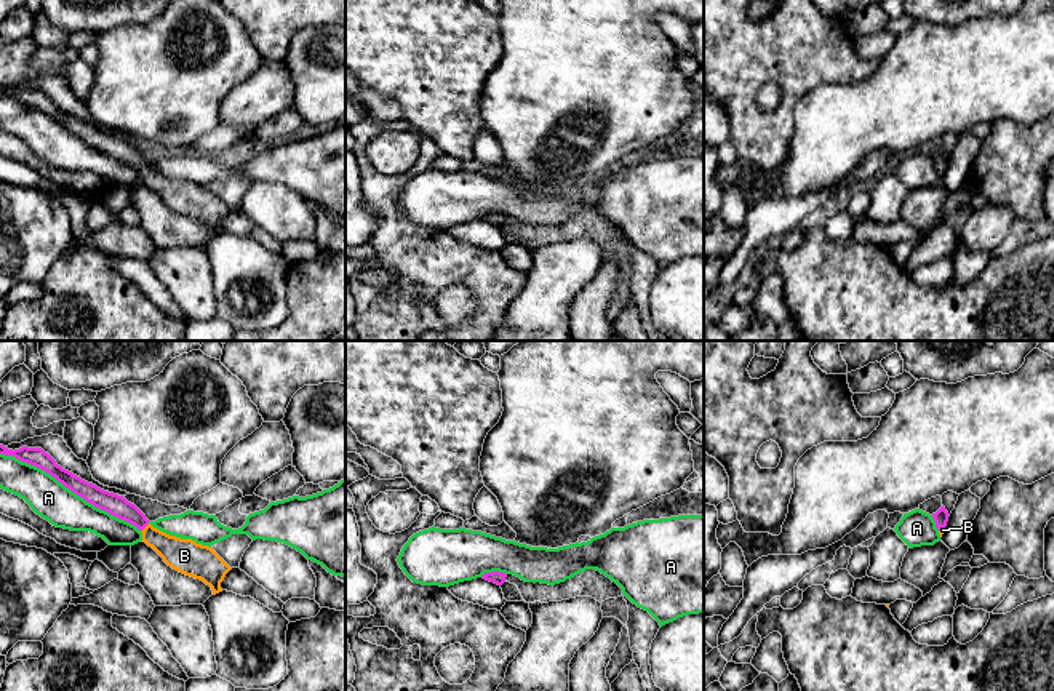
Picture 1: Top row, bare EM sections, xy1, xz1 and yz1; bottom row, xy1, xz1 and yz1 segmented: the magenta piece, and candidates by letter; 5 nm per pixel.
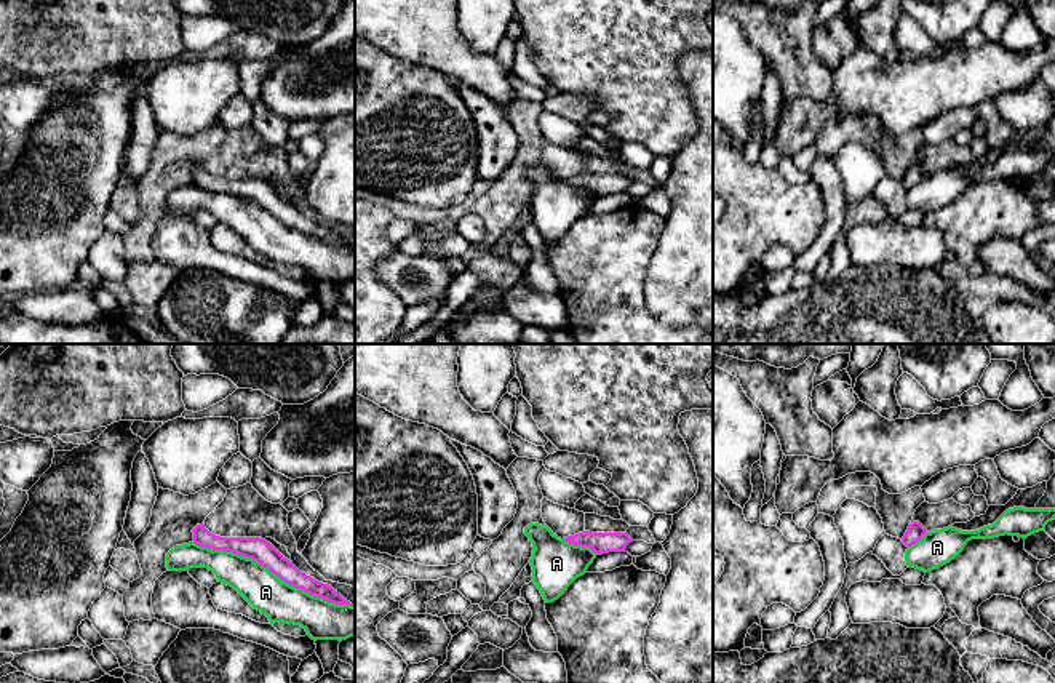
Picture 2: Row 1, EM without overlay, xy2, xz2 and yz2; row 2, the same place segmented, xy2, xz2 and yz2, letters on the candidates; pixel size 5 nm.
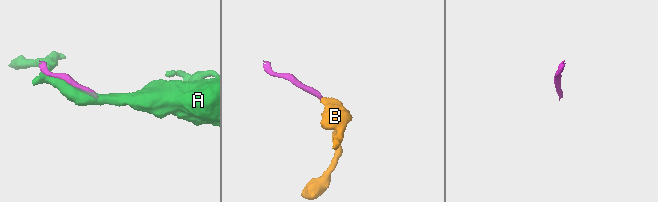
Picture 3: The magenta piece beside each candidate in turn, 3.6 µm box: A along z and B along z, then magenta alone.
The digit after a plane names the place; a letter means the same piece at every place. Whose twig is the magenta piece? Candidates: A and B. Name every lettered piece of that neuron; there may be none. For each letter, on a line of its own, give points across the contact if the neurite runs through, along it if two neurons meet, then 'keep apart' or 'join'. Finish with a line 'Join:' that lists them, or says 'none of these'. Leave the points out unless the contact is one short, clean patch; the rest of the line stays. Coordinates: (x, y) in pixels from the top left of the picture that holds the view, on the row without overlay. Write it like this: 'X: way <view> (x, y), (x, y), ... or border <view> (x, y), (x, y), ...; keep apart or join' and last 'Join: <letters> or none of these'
A: keep apart
B: way xy1 (117, 147), (130, 154), (144, 168), (165, 187), (184, 197); join
Join: B

